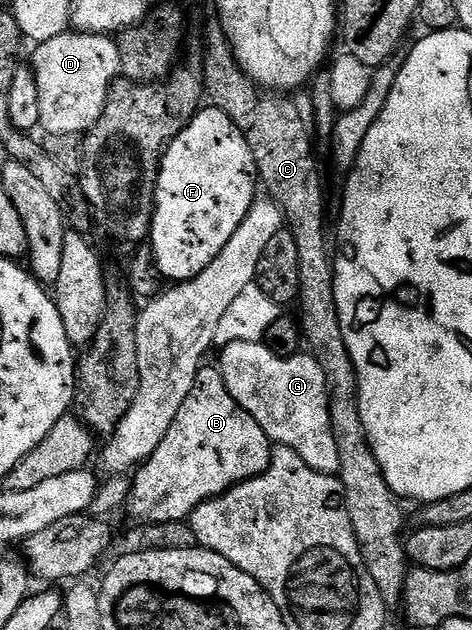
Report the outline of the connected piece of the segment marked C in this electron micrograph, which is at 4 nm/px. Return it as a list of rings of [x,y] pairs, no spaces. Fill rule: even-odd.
[[[211,22],[206,28],[206,53],[200,63],[202,82],[209,103],[220,109],[244,134],[248,146],[252,150],[254,165],[258,168],[257,179],[263,189],[267,188],[269,199],[273,200],[282,211],[285,227],[296,238],[296,258],[300,258],[300,286],[296,301],[296,319],[302,325],[302,339],[309,355],[324,370],[324,382],[328,386],[328,414],[332,418],[332,438],[336,438],[336,451],[340,454],[340,466],[336,473],[342,484],[342,499],[346,502],[348,518],[352,518],[352,530],[356,534],[356,542],[360,546],[360,554],[364,558],[364,566],[368,566],[368,574],[372,574],[372,582],[376,582],[376,590],[380,590],[382,601],[387,606],[398,606],[402,602],[402,591],[406,585],[408,561],[402,521],[404,515],[399,504],[399,497],[388,486],[384,478],[384,470],[380,470],[380,462],[376,462],[376,454],[368,442],[368,434],[364,430],[364,418],[360,418],[360,402],[358,401],[358,375],[352,362],[352,354],[348,354],[348,346],[344,342],[344,330],[340,326],[340,314],[336,310],[336,290],[334,289],[334,261],[332,244],[326,241],[326,198],[322,194],[322,176],[318,173],[318,164],[314,161],[316,144],[312,139],[307,124],[300,120],[293,99],[289,95],[279,94],[273,90],[261,88],[236,62],[234,52],[230,49],[230,39],[224,34],[221,24]]]

